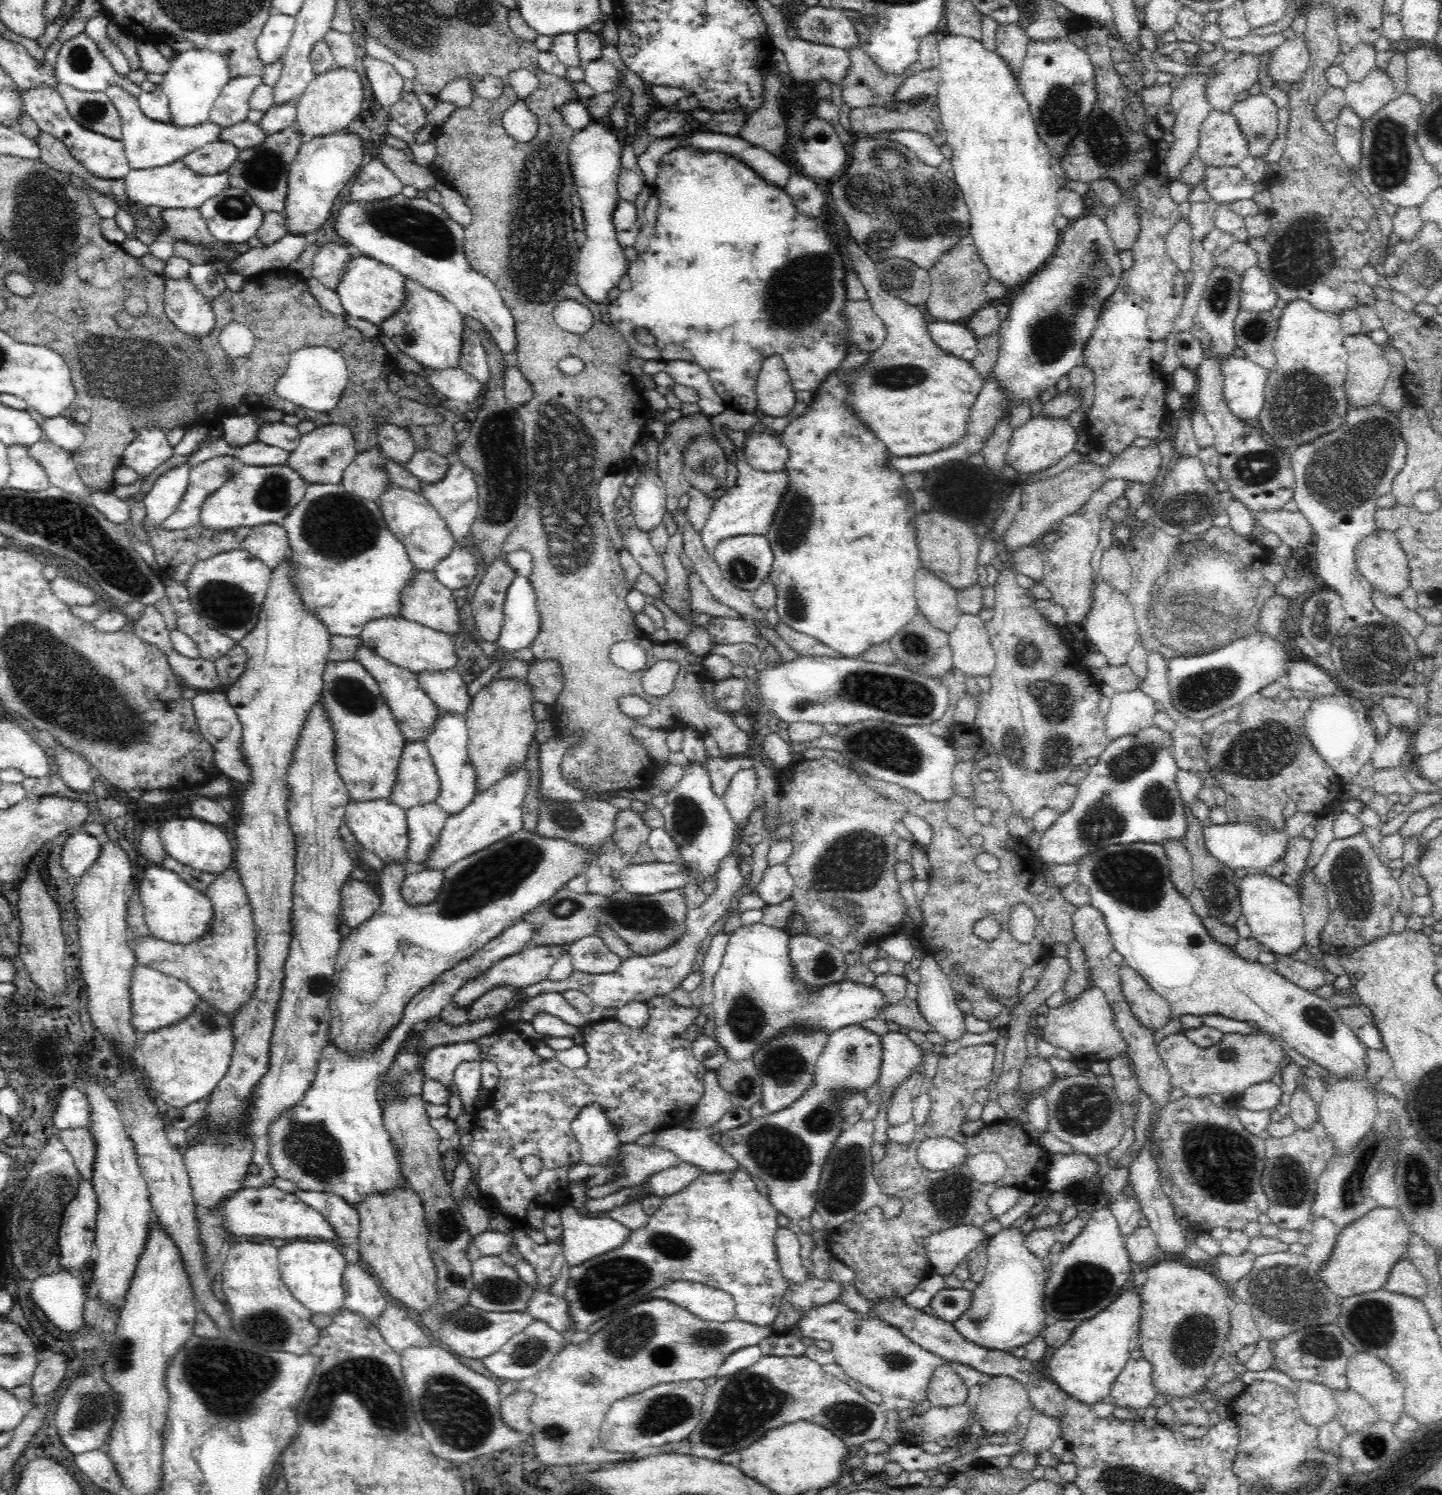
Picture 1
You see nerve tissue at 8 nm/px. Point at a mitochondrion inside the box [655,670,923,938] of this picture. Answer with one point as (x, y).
(849, 869)

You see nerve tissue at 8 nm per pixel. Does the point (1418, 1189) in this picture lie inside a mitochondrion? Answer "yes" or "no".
yes

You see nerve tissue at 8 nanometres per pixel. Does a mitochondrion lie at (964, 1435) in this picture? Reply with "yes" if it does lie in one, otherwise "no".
no

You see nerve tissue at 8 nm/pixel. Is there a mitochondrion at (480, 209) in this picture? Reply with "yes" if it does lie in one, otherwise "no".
no

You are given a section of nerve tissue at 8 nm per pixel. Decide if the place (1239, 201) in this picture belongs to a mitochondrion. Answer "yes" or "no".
no

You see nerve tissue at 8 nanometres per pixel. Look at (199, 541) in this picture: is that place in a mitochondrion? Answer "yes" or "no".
no

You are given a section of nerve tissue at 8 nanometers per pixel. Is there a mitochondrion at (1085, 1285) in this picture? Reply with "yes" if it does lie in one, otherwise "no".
yes

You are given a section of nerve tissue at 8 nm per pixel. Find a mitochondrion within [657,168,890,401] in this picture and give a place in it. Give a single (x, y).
(800, 293)

